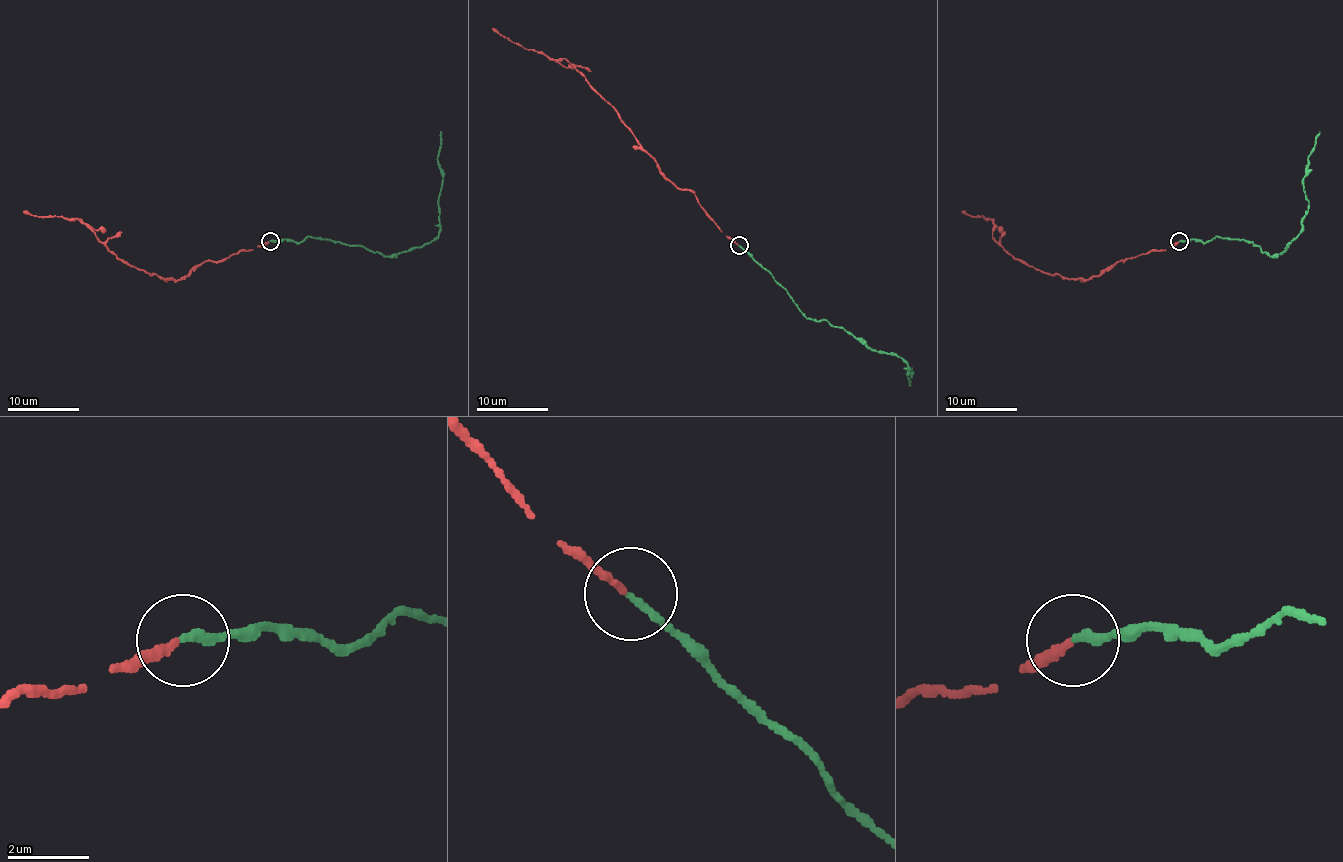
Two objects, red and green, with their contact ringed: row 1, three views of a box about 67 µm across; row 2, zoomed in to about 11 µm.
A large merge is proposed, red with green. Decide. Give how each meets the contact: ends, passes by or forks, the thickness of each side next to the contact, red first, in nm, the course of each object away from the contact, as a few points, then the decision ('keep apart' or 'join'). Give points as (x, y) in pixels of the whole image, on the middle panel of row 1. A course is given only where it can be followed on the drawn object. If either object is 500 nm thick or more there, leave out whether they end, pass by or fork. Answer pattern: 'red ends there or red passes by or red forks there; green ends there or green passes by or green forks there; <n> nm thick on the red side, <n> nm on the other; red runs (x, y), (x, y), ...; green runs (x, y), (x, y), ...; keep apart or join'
red ends there; green ends there; 180 nm thick on the red side, 190 nm on the other; red runs (737, 245), (690, 191), (672, 184), (629, 128), (564, 58), (552, 60), (524, 49), (492, 27); green runs (739, 245), (808, 317), (826, 319), (874, 350), (898, 355), (909, 368), (907, 375), (910, 370), (910, 386); join

